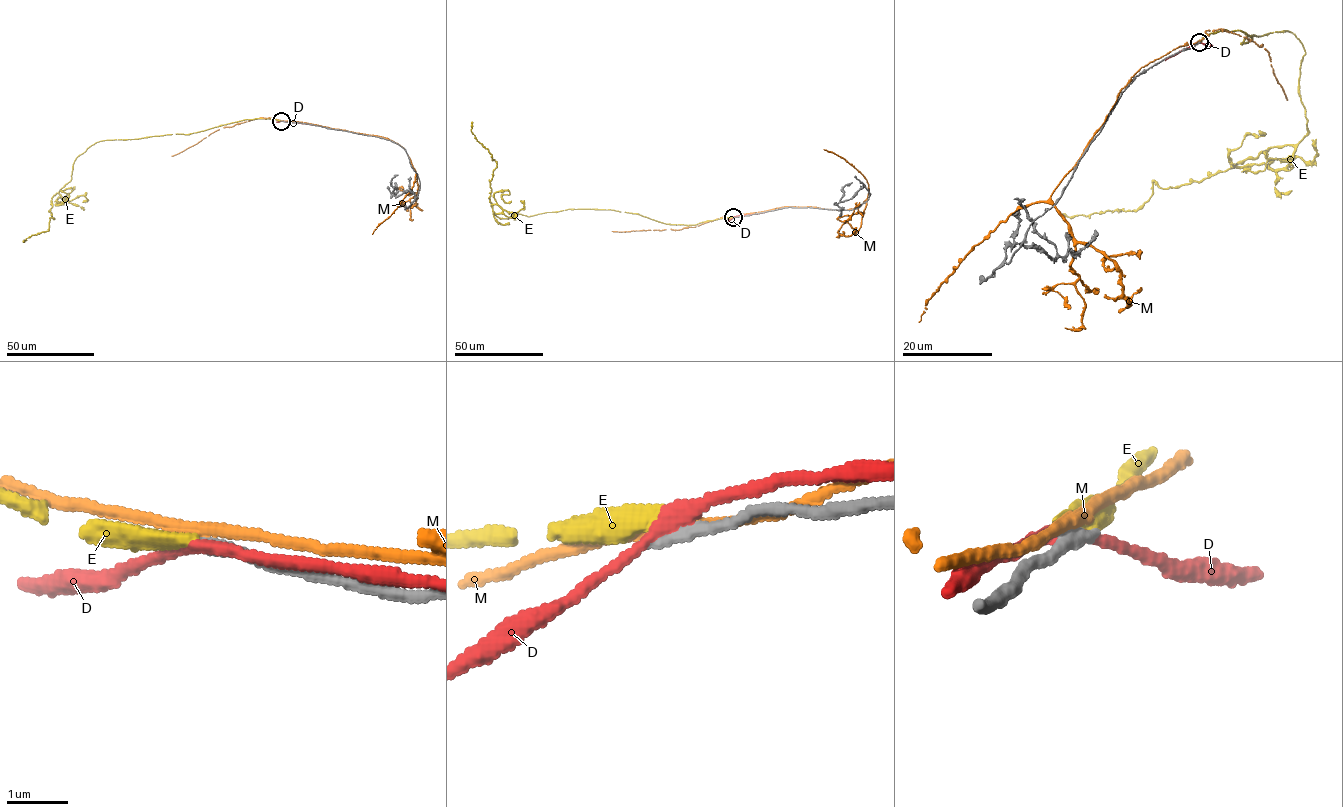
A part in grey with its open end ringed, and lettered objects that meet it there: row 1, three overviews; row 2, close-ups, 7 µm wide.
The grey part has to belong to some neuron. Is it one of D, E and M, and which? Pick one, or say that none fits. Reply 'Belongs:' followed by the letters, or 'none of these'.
Belongs: none of these

